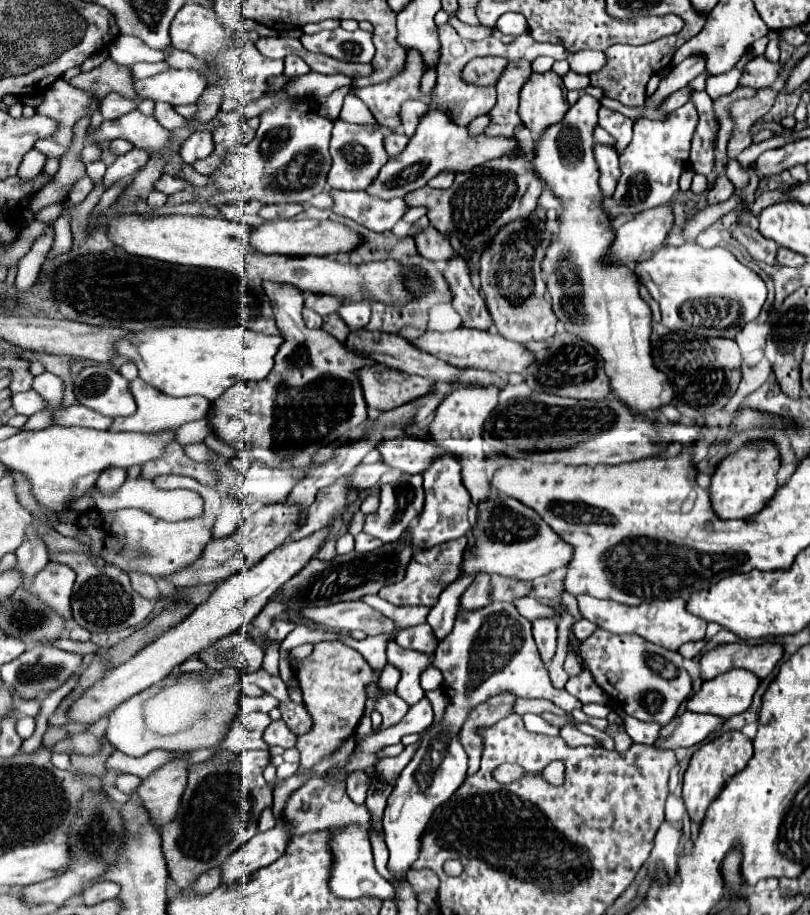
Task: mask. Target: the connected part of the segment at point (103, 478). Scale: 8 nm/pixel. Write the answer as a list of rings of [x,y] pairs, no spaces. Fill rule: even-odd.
[[[109,467],[105,469],[99,479],[97,479],[97,487],[103,489],[103,493],[113,493],[113,489],[119,489],[119,485],[125,481],[127,471],[125,469],[117,469],[117,467]]]

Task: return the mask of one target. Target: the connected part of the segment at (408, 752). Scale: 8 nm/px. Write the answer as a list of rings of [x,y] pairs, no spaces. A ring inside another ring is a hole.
[[[419,739],[415,745],[407,745],[401,755],[397,755],[397,757],[387,757],[387,759],[379,761],[379,763],[377,763],[377,769],[379,769],[381,781],[393,785],[395,779],[399,777],[399,773],[403,771],[403,767],[405,767],[405,765],[411,761],[411,757],[415,755],[415,751],[417,751],[419,745],[421,745],[421,739]]]

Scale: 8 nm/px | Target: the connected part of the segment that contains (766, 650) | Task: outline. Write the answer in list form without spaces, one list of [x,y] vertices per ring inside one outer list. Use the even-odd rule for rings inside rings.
[[[729,643],[701,655],[699,677],[703,681],[709,681],[731,669],[747,669],[755,673],[759,679],[765,679],[781,657],[783,657],[783,647],[777,643],[763,643],[763,645]]]

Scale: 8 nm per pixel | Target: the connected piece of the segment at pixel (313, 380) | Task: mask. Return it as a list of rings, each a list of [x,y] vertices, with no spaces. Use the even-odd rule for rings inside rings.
[[[263,285],[267,297],[271,299],[273,313],[277,319],[277,327],[281,329],[281,335],[285,337],[285,343],[281,345],[273,371],[255,383],[243,383],[231,385],[217,401],[211,403],[209,411],[209,423],[213,427],[213,433],[223,439],[227,445],[235,445],[237,457],[247,463],[263,463],[267,467],[307,467],[311,459],[317,455],[317,449],[343,439],[349,431],[359,427],[363,421],[367,421],[367,401],[363,397],[361,383],[357,379],[357,371],[363,367],[373,367],[377,361],[367,357],[365,353],[357,349],[349,349],[345,343],[339,343],[329,333],[321,329],[307,329],[301,307],[303,307],[303,293],[297,293],[291,285]]]

